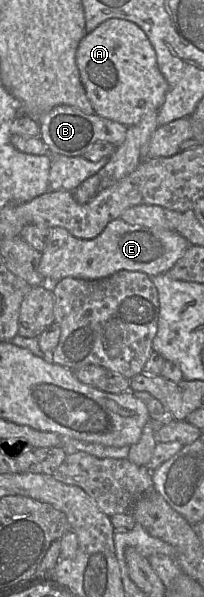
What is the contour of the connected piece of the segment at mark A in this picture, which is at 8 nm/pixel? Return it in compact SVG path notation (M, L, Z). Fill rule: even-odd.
M107 19L87 33L79 43L76 63L86 94L101 117L130 127L164 104L168 82L159 70L148 36L132 21Z

